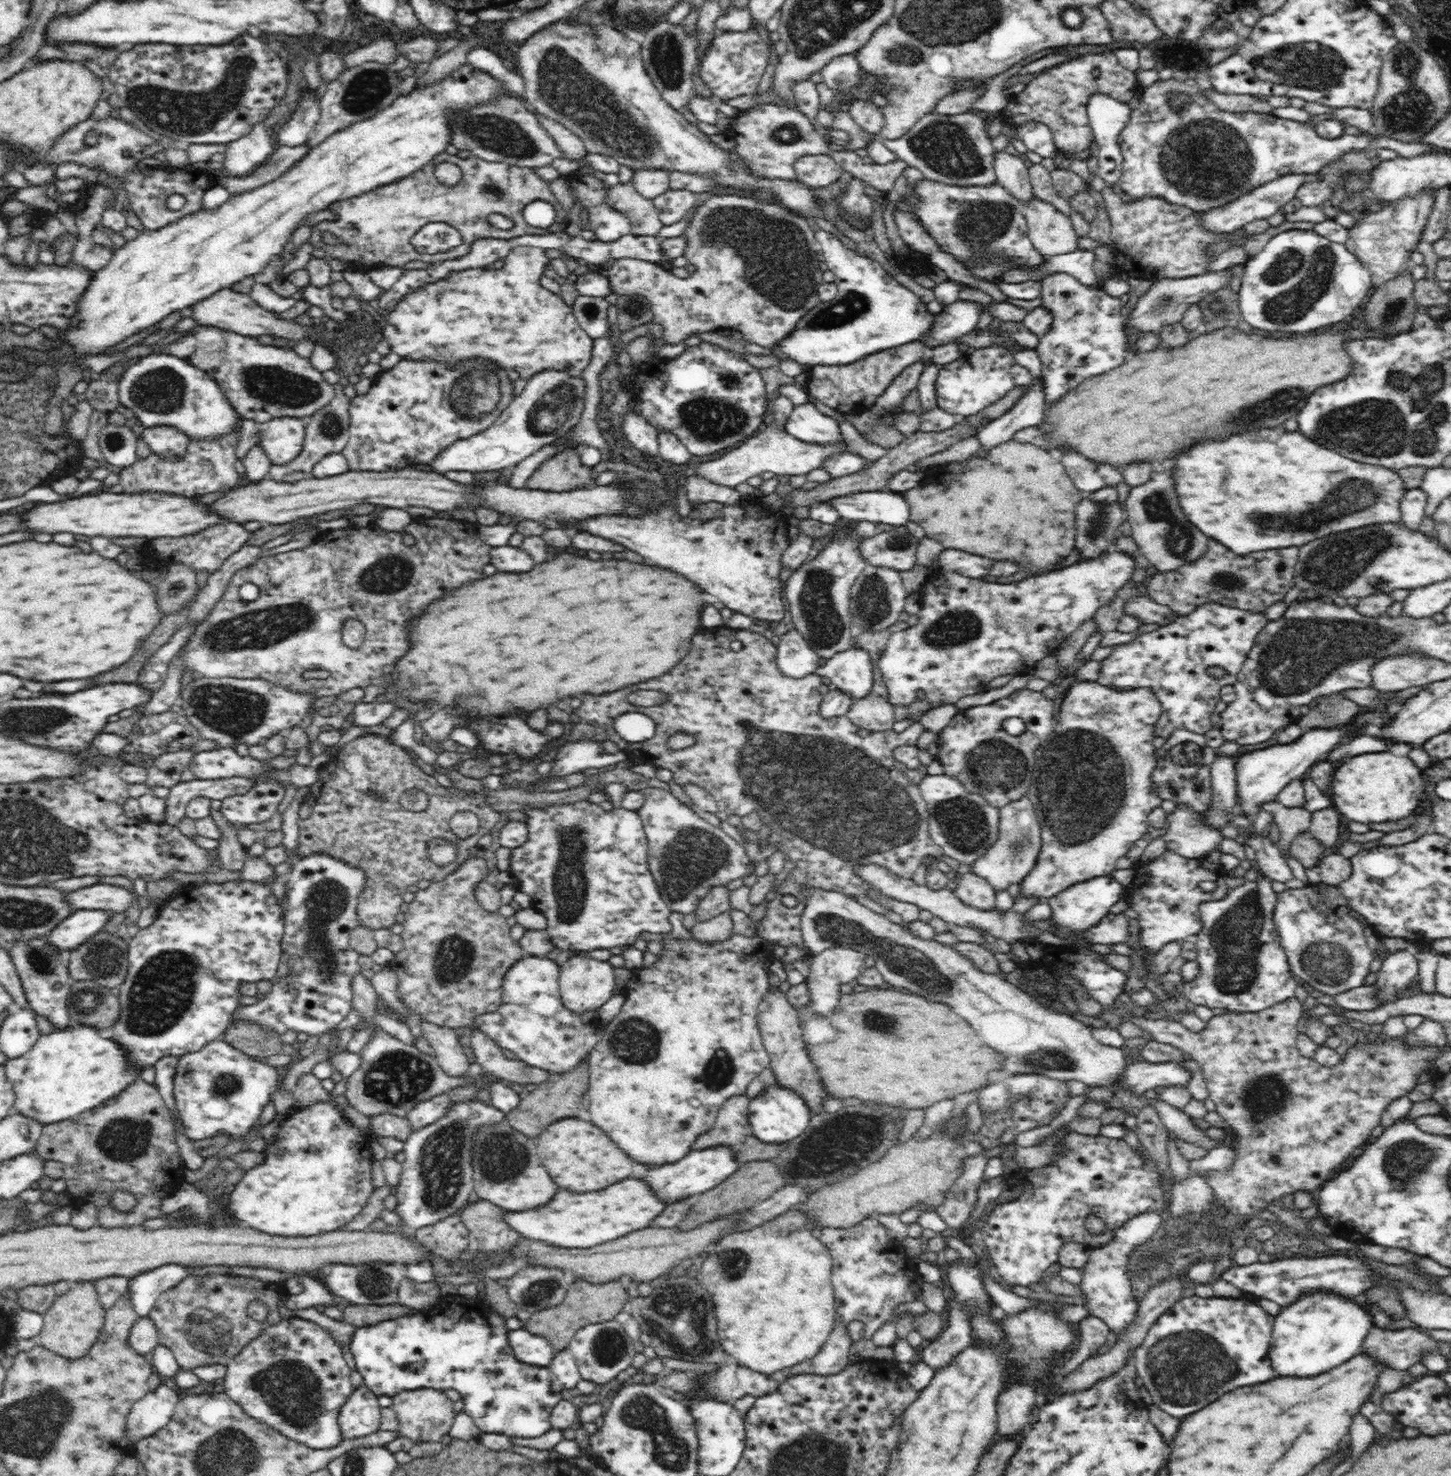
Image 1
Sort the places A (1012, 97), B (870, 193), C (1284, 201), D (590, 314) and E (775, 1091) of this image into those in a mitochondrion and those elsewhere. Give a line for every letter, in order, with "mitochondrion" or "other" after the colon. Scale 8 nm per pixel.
A: other
B: other
C: other
D: mitochondrion
E: other

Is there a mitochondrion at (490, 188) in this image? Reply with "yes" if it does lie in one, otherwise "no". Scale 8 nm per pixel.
yes

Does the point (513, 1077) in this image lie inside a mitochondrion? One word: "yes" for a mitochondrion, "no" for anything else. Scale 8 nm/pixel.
no

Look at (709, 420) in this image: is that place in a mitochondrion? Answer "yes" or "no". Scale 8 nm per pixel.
yes

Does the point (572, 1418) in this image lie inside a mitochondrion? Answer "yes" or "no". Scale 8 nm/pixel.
no

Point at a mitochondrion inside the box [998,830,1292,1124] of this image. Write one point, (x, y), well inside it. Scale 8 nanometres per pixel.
(1236, 933)

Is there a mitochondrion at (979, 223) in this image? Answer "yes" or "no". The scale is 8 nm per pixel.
yes

